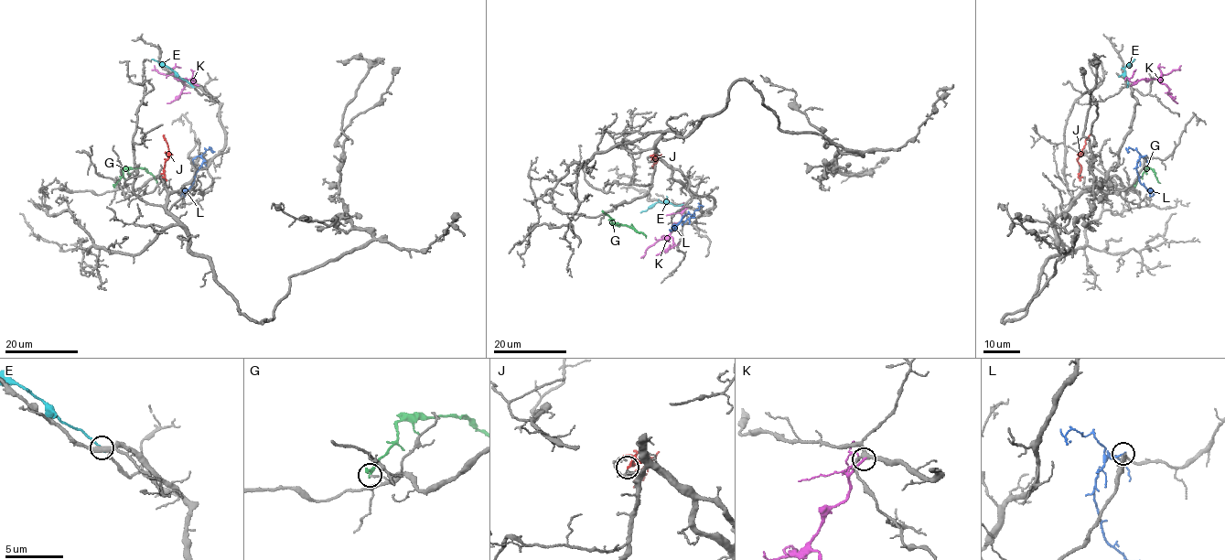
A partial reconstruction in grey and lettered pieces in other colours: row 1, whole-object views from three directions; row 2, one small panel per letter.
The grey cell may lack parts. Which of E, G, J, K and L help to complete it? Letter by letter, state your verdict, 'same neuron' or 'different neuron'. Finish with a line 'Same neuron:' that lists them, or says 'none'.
E: different neuron
G: different neuron
J: different neuron
K: different neuron
L: different neuron
Same neuron: none

